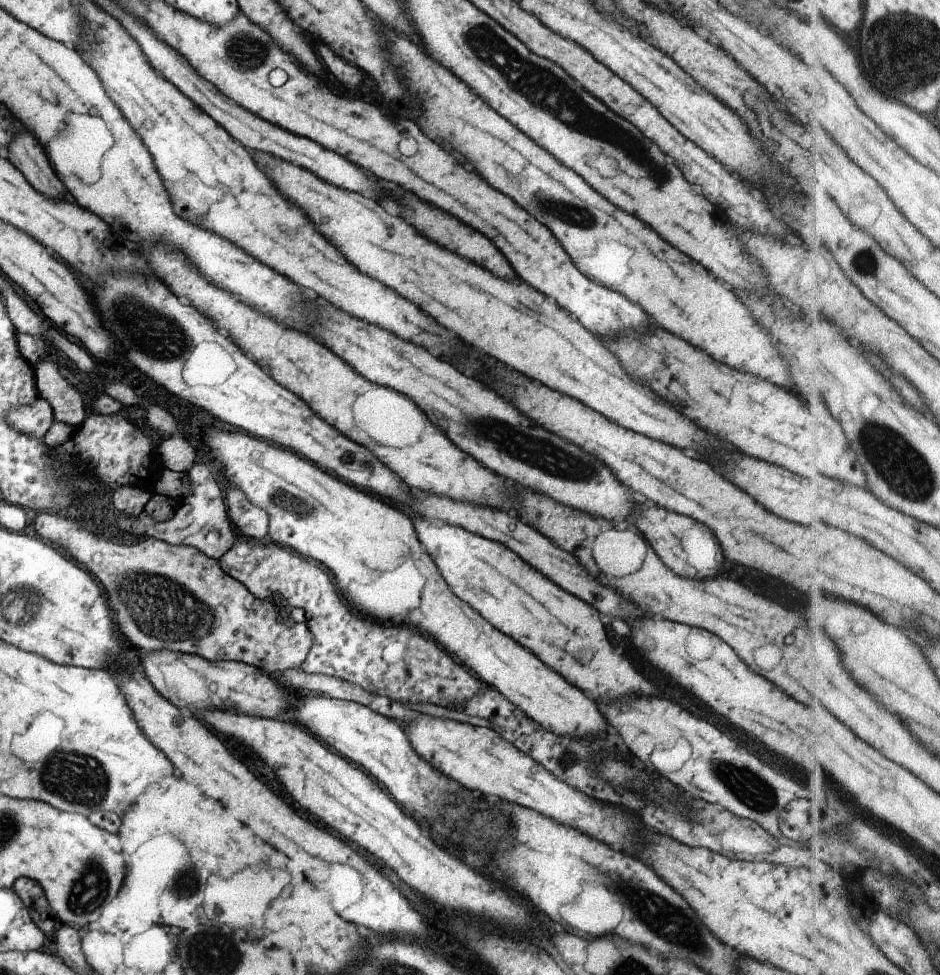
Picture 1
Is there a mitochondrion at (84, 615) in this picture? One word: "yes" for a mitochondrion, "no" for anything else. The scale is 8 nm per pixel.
no

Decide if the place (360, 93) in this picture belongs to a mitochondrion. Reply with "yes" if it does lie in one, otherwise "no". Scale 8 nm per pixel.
no

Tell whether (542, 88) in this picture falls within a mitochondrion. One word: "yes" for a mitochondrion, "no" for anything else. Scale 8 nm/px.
yes

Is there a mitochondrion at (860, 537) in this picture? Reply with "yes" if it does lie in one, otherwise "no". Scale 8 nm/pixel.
no

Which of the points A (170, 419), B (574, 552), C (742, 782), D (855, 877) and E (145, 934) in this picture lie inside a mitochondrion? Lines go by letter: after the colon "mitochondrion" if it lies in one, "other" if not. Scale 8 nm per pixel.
A: other
B: other
C: mitochondrion
D: other
E: other

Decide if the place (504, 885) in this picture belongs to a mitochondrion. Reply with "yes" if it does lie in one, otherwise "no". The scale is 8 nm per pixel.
no

